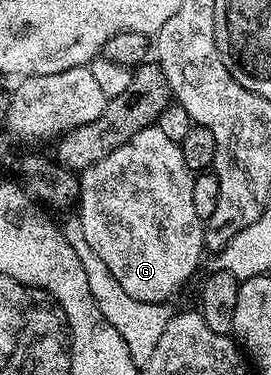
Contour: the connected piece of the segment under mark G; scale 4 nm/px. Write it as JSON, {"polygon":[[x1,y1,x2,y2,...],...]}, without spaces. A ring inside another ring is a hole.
{"polygon":[[157,126,137,130,137,134,133,134,133,138,129,138,129,142,125,142,125,146,117,146,117,150,113,150,113,154,101,158,101,162,93,162,93,166,89,166,79,176,77,215,81,222,81,230,85,230,85,242,89,242,89,247,100,256,101,262,105,262,105,266,109,266,109,274,113,274,113,278,117,278,117,282,121,282,121,290,125,290,125,294,129,294,129,298,137,298,137,302,167,304,190,282,191,275,198,270,199,259,202,258,203,252,205,253,203,243,205,221,199,217,197,209,193,207,193,182,195,177,196,173,192,172,189,166,185,166,180,141,168,138]]}

